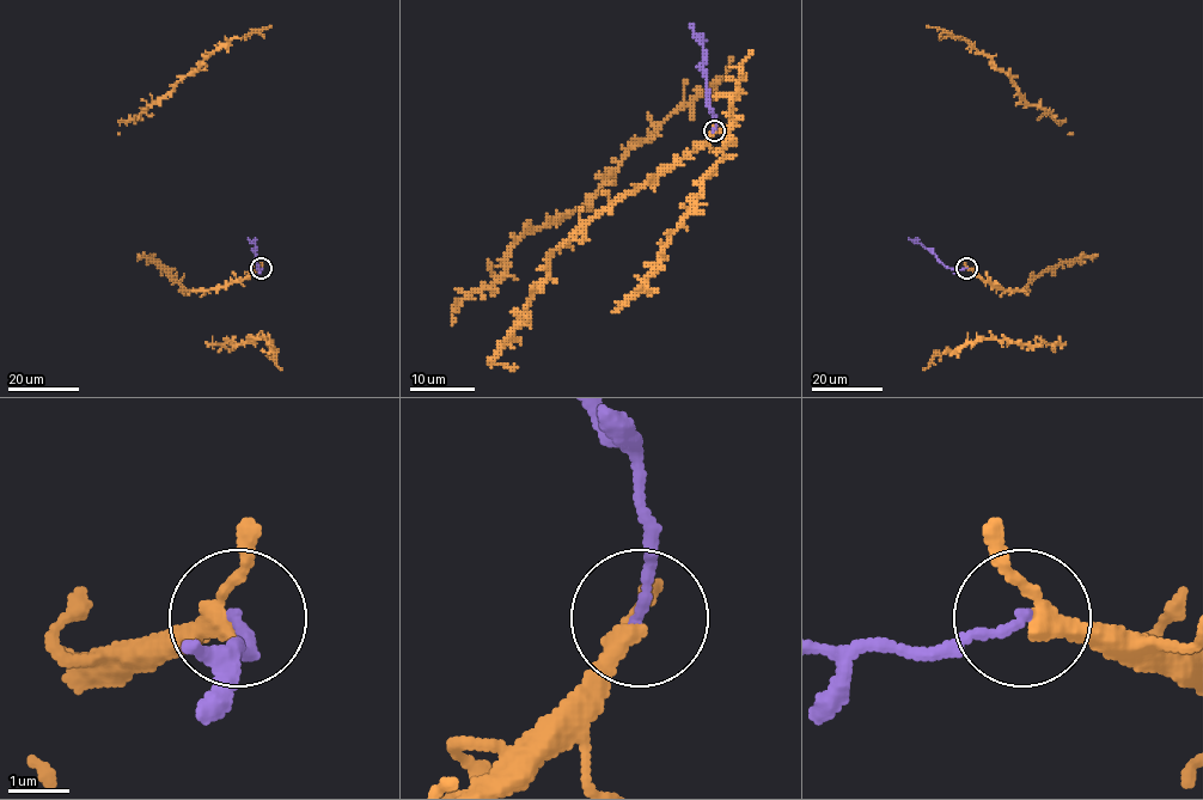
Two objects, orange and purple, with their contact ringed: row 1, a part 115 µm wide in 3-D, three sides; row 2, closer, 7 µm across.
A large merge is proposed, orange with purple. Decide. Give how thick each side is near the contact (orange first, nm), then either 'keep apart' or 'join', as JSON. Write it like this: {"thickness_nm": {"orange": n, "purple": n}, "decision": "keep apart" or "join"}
{"thickness_nm": {"orange": 280, "purple": 150}, "decision": "keep apart"}

